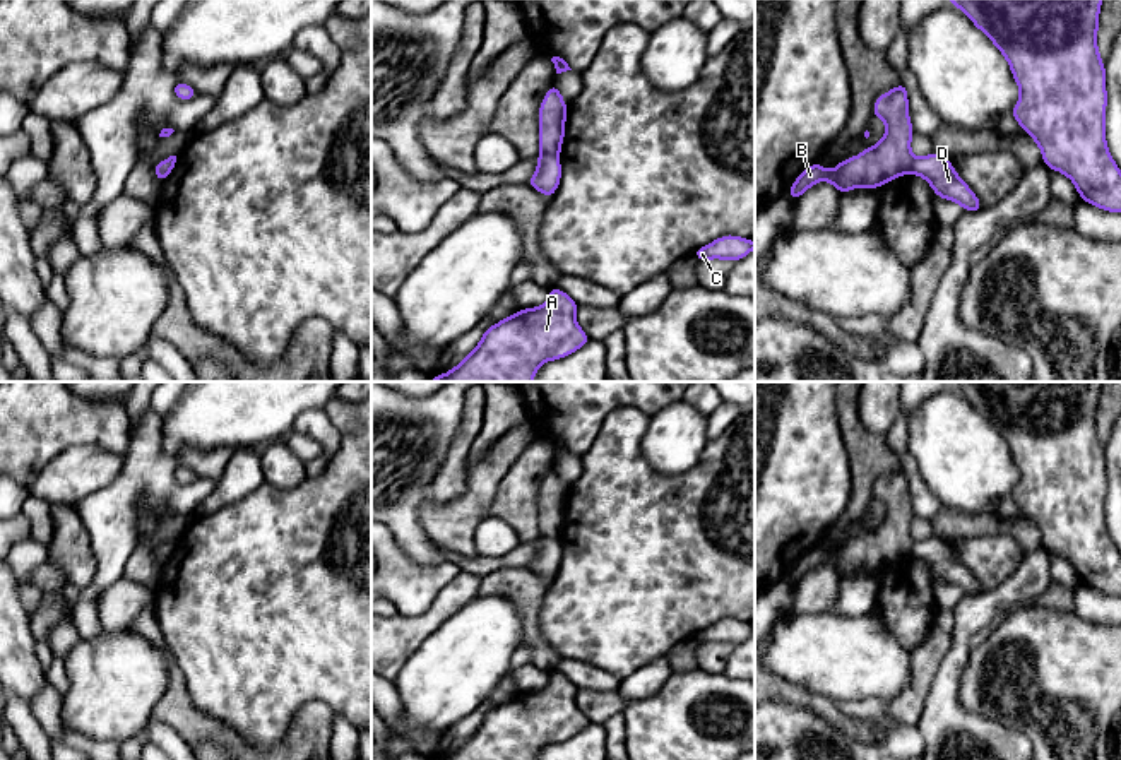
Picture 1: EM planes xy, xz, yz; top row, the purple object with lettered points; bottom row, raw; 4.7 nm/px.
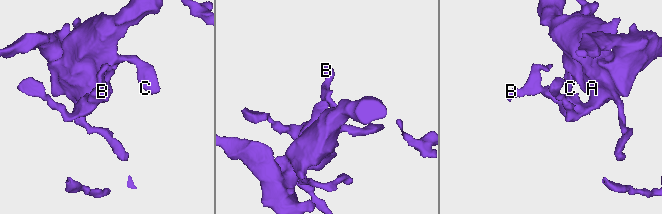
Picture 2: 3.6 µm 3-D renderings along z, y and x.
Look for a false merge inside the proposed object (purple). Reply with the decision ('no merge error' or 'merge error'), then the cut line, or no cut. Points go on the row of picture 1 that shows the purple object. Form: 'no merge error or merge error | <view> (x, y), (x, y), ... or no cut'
merge error | xz (541, 151), (557, 156)

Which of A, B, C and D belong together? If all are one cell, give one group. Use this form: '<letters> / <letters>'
A C D / B

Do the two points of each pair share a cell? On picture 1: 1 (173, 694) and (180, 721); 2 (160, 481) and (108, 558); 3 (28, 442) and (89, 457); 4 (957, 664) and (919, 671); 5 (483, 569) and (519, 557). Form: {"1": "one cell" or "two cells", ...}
{"1": "one cell", "2": "one cell", "3": "two cells", "4": "two cells", "5": "one cell"}

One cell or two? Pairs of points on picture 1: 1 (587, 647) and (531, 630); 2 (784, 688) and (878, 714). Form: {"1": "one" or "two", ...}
{"1": "two", "2": "two"}

